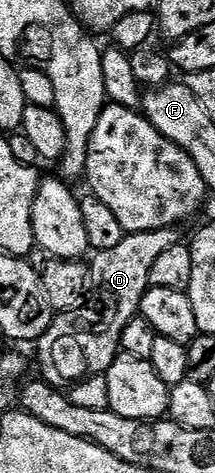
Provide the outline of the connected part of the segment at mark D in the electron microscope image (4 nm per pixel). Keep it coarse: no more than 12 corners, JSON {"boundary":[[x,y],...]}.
{"boundary":[[172,227],[129,233],[90,262],[89,300],[37,342],[56,387],[106,374]]}

